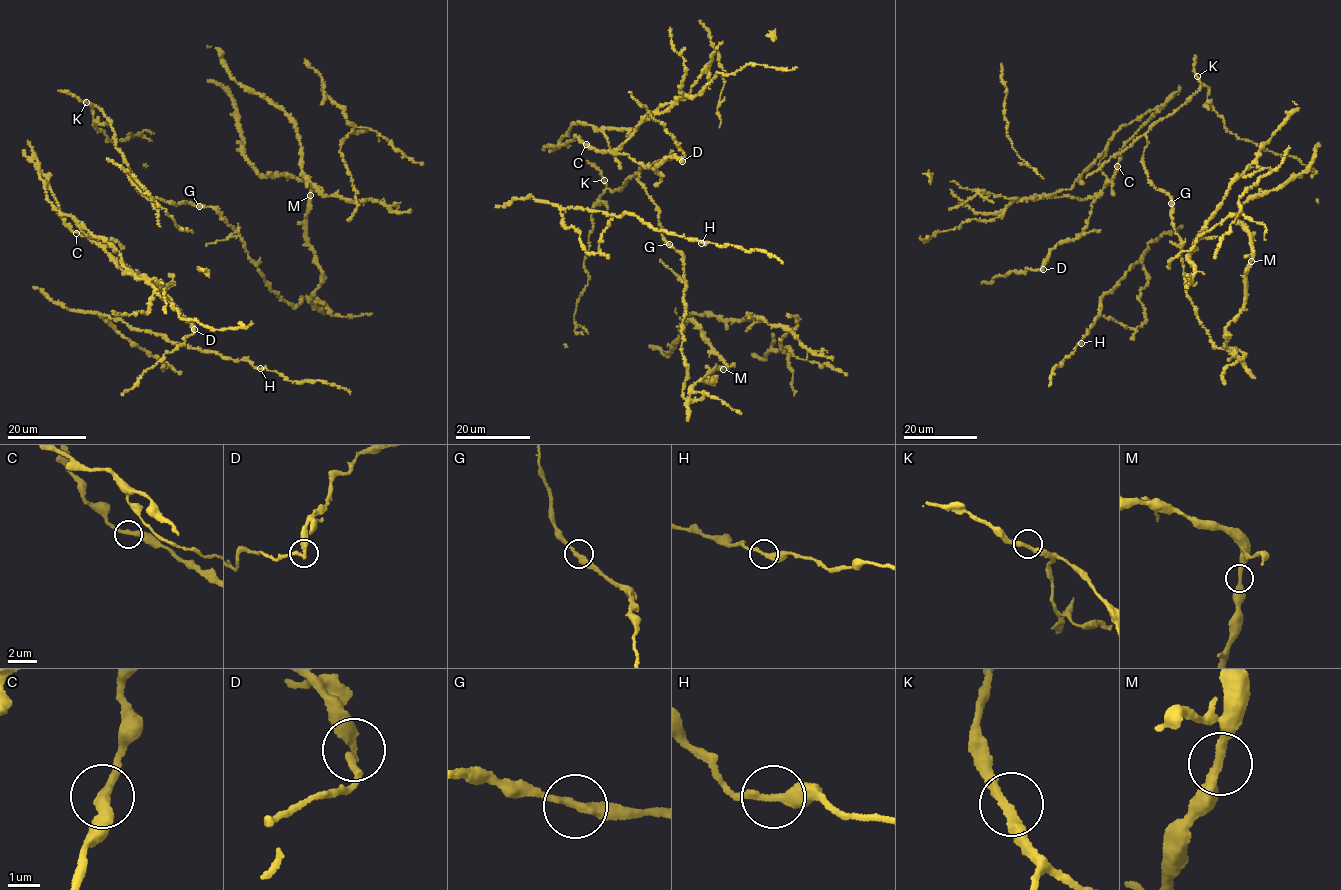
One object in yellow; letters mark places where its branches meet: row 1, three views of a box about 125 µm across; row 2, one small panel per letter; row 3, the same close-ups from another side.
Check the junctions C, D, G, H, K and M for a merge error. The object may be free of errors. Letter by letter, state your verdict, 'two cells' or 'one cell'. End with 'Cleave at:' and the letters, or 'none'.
C: one cell
D: two cells
G: one cell
H: one cell
K: one cell
M: one cell
Cleave at: D

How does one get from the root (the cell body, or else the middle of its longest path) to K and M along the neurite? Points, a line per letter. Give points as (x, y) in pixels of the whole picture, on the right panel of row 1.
K: (1173, 204), (1168, 194), (1154, 188), (1148, 179), (1142, 160), (1147, 144), (1146, 133), (1199, 89), (1197, 76)
M: (1173, 204), (1187, 296), (1213, 346), (1239, 350), (1242, 358), (1227, 350), (1225, 329), (1243, 305), (1251, 261)

